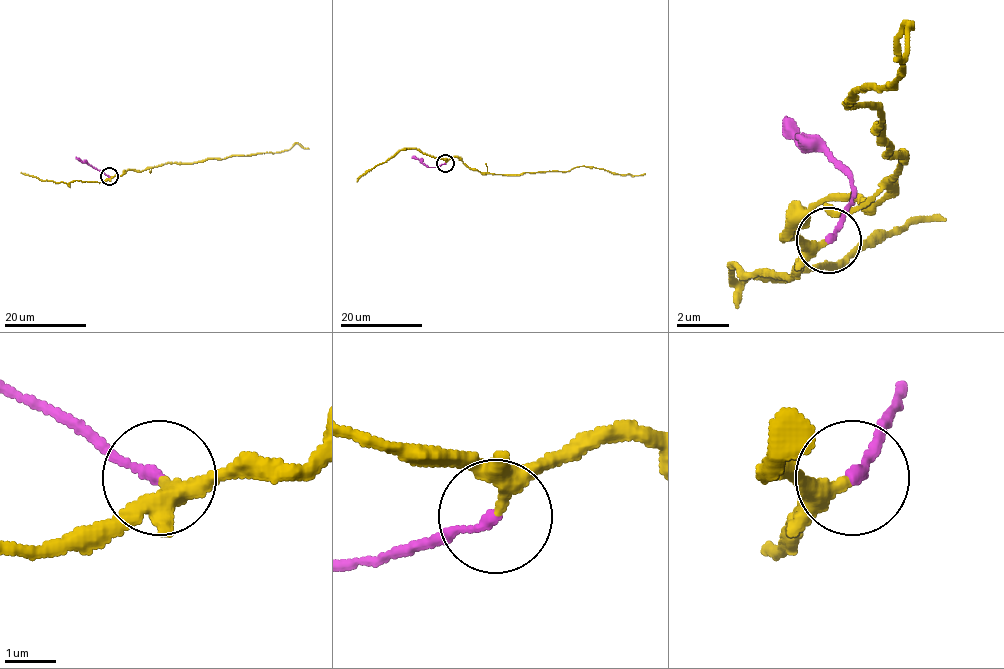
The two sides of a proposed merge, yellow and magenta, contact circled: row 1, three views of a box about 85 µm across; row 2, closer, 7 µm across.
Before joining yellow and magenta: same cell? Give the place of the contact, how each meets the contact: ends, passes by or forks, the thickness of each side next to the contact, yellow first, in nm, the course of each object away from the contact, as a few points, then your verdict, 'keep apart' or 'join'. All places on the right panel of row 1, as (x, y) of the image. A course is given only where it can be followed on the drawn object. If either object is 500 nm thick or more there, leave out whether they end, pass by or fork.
place (828, 240); yellow passes by; magenta ends; calibres 240 and 200 nm; course yellow (827, 238), (787, 238), (827, 199), (892, 186), (879, 114), (846, 107), (899, 75), (905, 29), (892, 61); course magenta (827, 238), (853, 205), (853, 186), (787, 114); join

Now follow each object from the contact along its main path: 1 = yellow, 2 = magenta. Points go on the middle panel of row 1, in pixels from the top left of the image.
1: (445, 163), (458, 157), (470, 168), (503, 174), (567, 171), (587, 166), (622, 174), (645, 173)
2: (445, 163), (429, 167), (412, 157)

